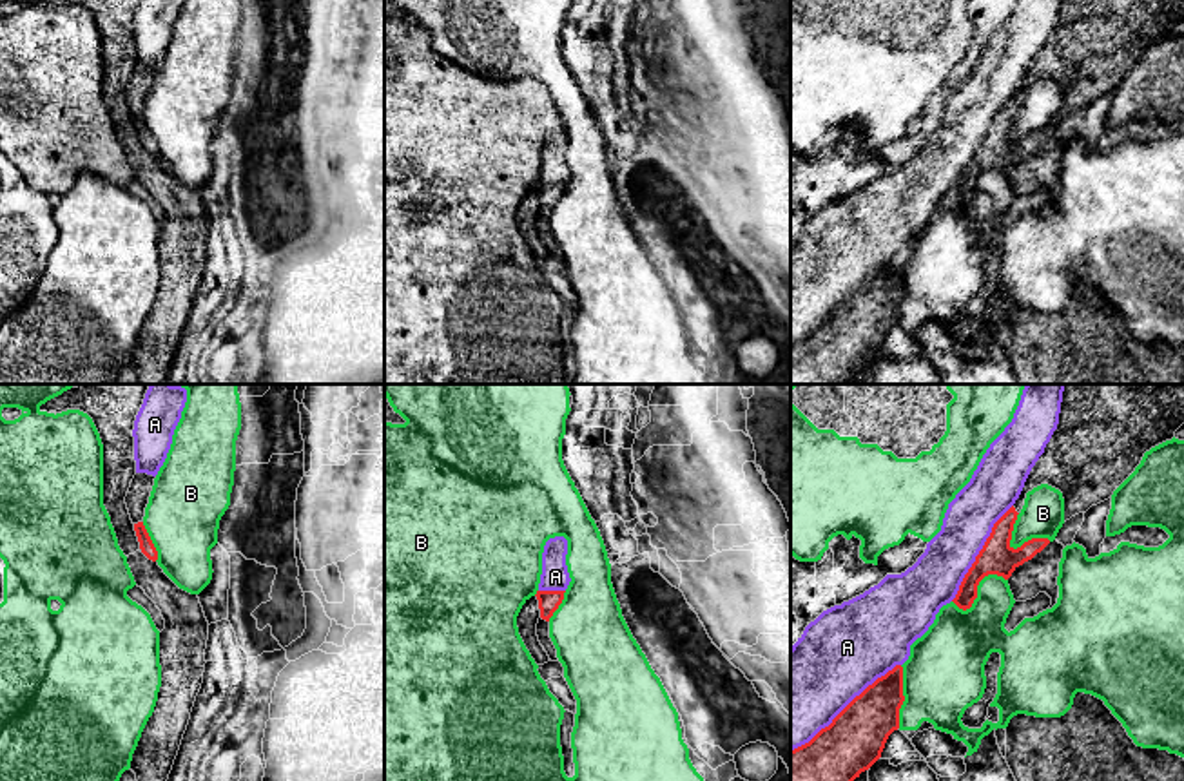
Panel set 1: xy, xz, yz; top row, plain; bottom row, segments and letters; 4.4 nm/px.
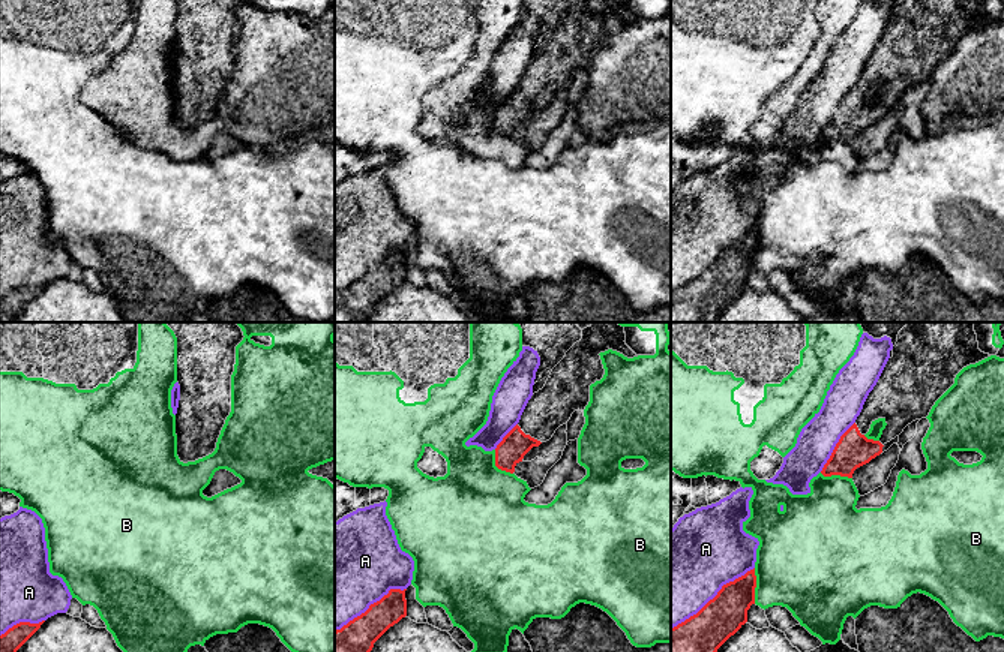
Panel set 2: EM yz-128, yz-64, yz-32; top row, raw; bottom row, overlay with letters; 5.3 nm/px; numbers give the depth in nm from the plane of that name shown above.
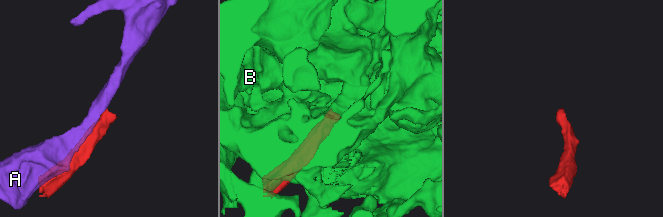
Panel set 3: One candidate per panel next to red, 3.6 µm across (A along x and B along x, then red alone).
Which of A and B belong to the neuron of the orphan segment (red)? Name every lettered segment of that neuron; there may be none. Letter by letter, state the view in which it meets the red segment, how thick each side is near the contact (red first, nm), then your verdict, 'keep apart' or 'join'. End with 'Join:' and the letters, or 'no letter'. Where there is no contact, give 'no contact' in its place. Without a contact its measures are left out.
A: contact in yz; calibres 260 and 400 nm; keep apart
B: contact in yz; calibres 150 and 190 nm; keep apart
Join: no letter

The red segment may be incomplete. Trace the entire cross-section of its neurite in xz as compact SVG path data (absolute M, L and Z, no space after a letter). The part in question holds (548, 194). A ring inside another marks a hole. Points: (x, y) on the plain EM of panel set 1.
M537 185L540 212L537 217L537 230L551 256L557 256L557 243L549 232L549 212L564 194L566 185Z

